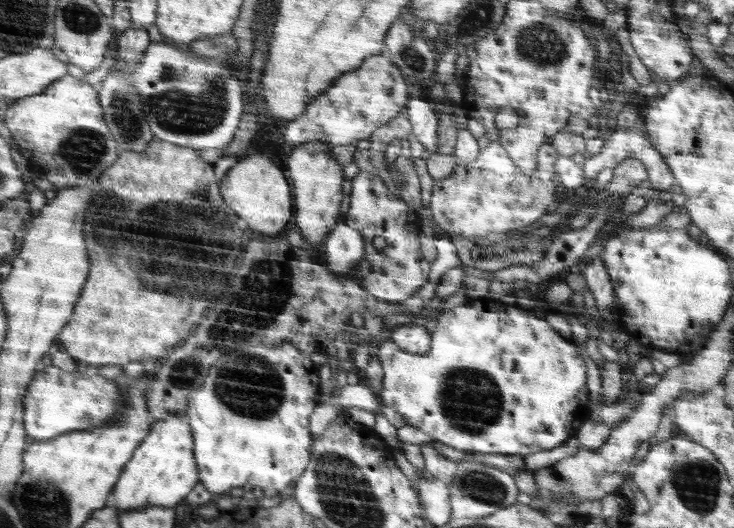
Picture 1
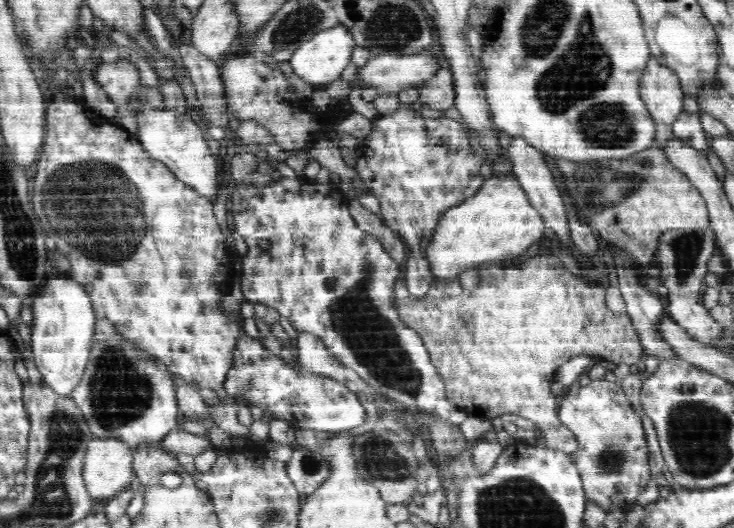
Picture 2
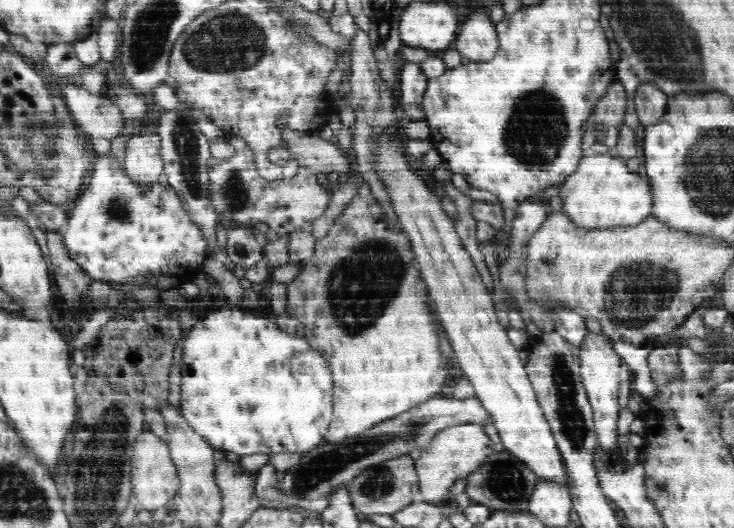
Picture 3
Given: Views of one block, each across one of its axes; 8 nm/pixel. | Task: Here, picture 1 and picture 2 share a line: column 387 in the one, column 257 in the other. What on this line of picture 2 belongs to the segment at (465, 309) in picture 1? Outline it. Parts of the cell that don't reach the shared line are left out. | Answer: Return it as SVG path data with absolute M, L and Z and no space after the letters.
M245 331L242 336L238 336L236 350L234 350L234 360L232 360L232 366L227 372L223 387L228 395L240 397L242 404L258 406L262 409L262 412L270 409L274 413L274 418L288 422L296 430L312 429L334 434L356 428L356 426L360 426L368 420L366 409L362 406L362 402L360 402L356 393L348 390L346 386L333 378L296 369L295 365L285 361L280 354L278 356L268 354L261 340L246 335Z

